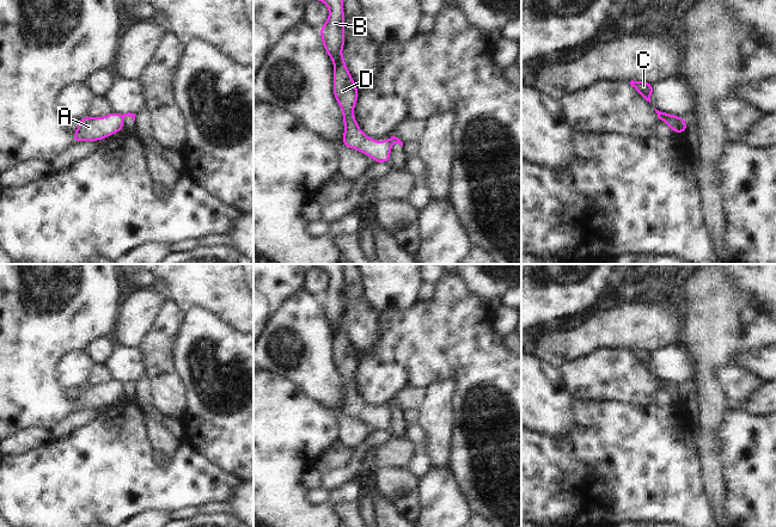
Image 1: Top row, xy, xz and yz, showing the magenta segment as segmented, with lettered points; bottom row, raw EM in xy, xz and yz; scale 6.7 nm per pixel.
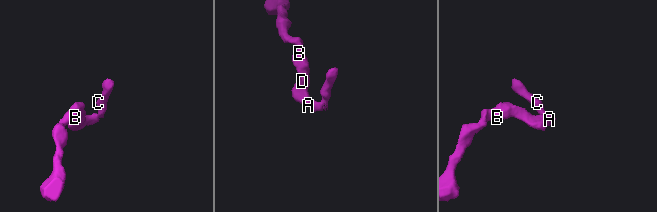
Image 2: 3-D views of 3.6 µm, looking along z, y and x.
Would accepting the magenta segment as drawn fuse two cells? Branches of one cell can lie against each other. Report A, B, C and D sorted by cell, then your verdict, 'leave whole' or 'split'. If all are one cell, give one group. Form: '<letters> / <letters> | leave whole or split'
A B D / C | split

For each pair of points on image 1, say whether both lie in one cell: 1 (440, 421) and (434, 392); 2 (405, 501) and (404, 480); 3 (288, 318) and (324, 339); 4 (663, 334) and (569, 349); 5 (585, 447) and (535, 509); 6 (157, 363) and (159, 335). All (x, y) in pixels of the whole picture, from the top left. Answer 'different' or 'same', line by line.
1: same
2: same
3: same
4: same
5: same
6: same

